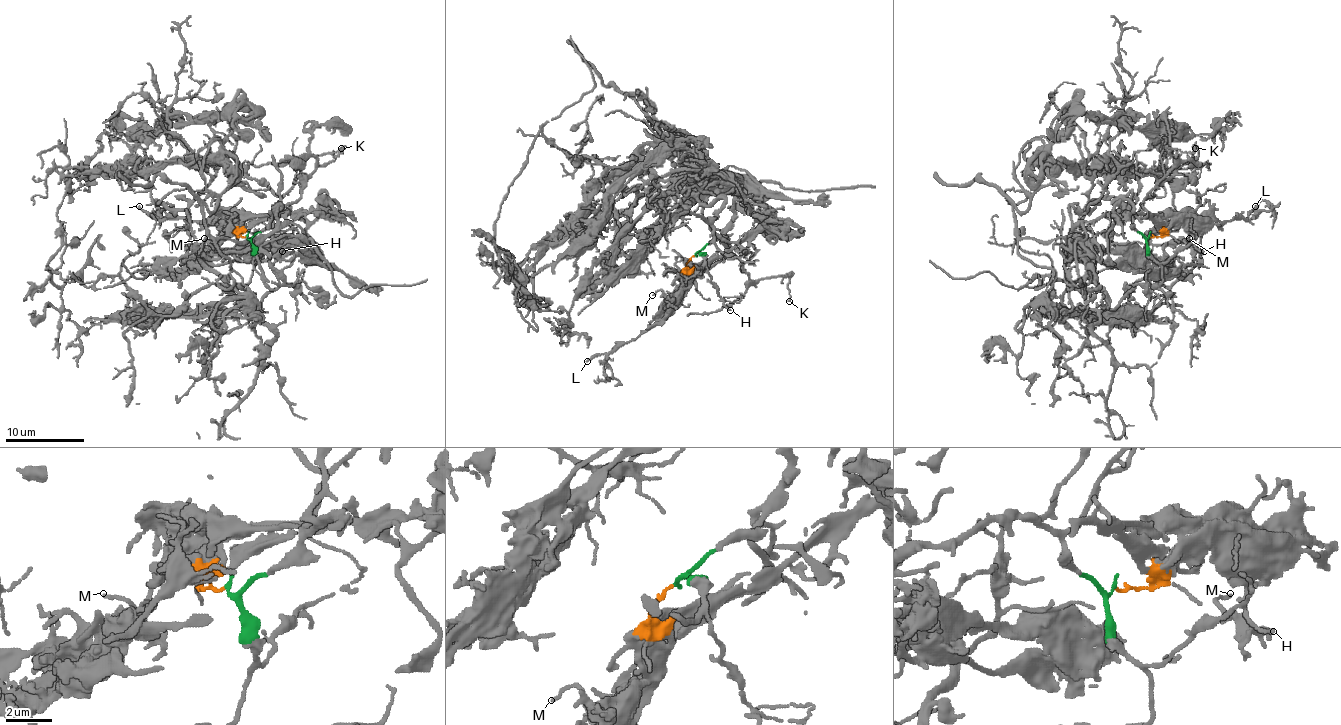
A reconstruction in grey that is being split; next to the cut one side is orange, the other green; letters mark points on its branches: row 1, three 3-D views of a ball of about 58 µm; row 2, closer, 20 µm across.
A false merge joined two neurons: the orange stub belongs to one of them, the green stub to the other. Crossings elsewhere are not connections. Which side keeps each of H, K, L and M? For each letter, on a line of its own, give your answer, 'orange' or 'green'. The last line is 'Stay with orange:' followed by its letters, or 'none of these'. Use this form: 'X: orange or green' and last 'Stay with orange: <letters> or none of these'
H: green
K: green
L: orange
M: orange
Stay with orange: L, M

